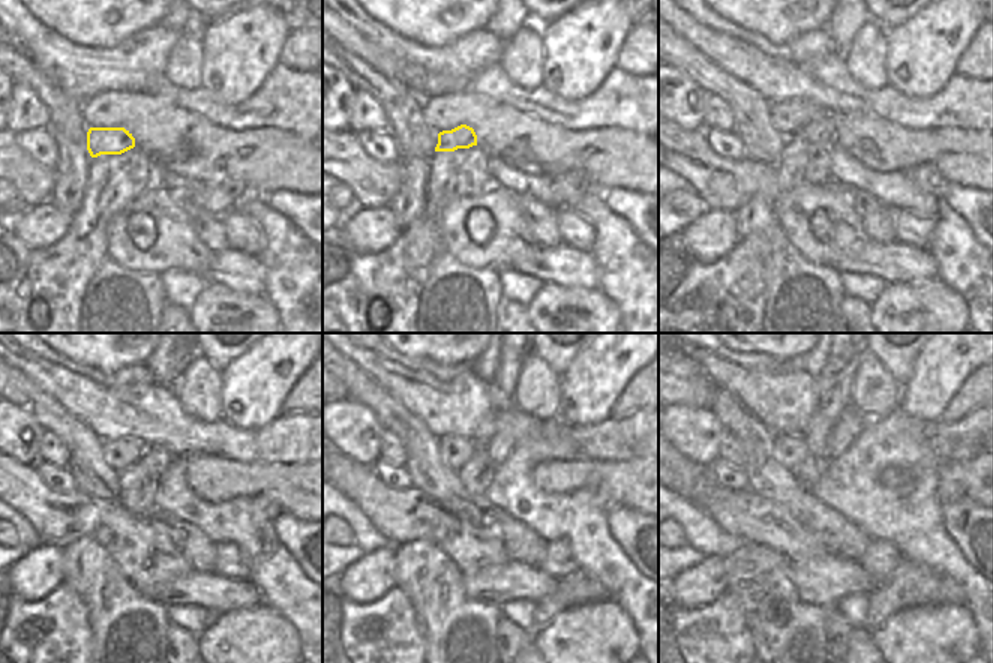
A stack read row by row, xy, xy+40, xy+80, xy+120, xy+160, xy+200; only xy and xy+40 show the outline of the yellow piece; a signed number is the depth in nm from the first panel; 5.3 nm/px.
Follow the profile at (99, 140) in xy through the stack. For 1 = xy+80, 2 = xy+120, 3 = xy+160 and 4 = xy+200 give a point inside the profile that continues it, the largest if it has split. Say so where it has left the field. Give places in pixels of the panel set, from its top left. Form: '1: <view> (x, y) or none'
1: xy+80 (821, 129)
2: xy+120 (155, 458)
3: xy+160 (500, 446)
4: xy+200 (851, 425)

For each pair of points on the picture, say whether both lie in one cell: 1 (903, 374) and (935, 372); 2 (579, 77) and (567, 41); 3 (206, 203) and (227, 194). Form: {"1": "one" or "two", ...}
{"1": "two", "2": "one", "3": "one"}

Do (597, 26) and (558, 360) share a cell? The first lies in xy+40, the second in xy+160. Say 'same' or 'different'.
different

